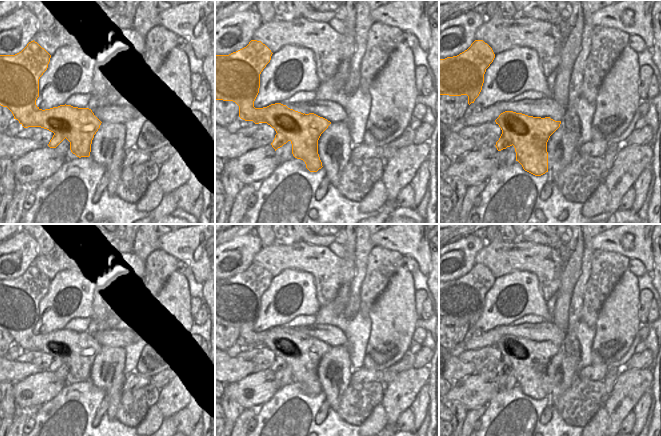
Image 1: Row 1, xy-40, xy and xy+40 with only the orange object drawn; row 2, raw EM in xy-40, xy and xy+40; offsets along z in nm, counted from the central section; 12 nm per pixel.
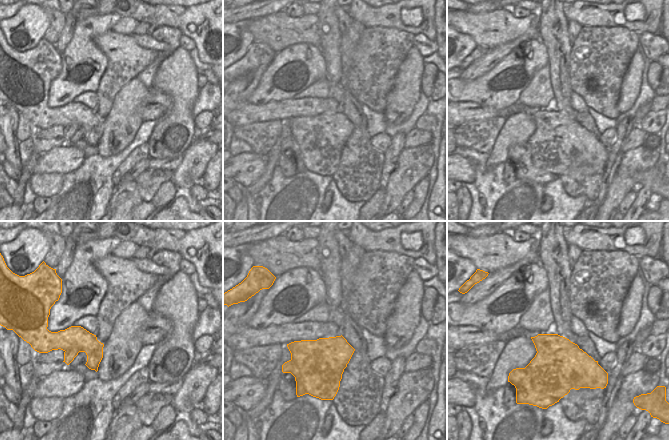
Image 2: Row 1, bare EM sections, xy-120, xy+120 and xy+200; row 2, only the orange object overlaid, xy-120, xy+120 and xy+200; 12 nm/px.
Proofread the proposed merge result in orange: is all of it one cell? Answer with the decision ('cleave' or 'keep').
cleave

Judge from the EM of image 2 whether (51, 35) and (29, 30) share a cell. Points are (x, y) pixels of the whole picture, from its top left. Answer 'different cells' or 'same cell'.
different cells

